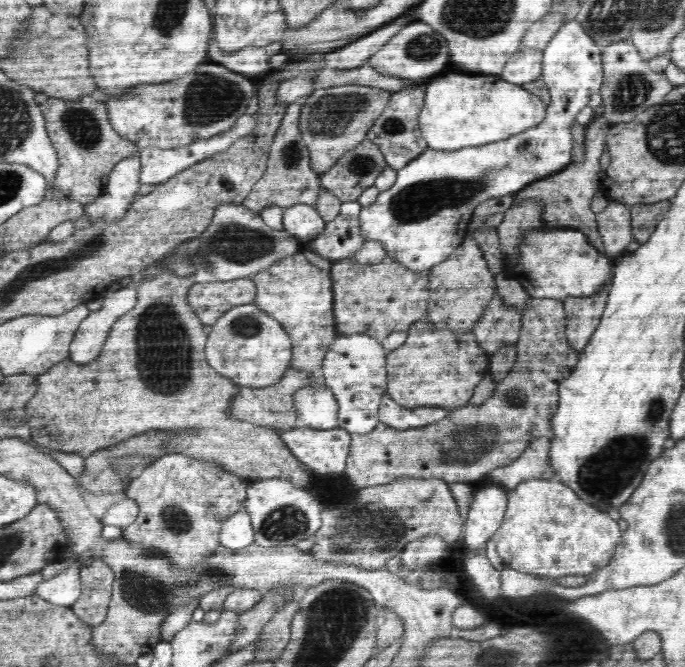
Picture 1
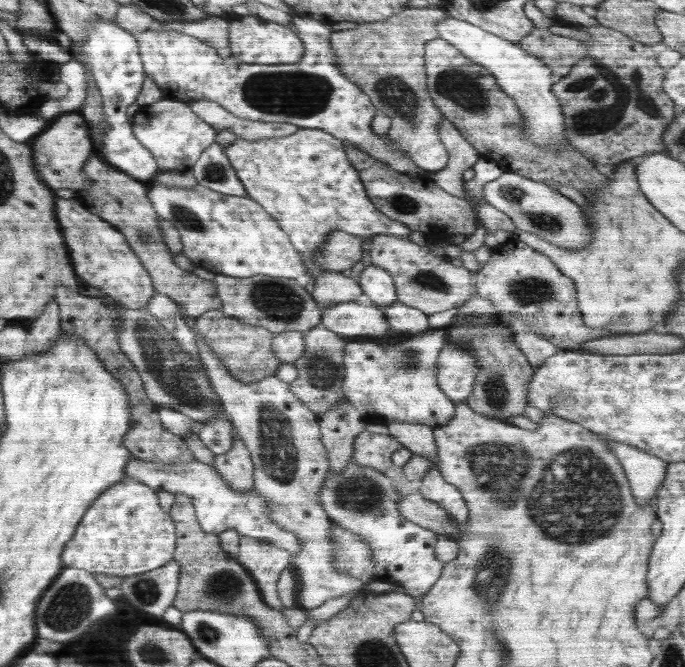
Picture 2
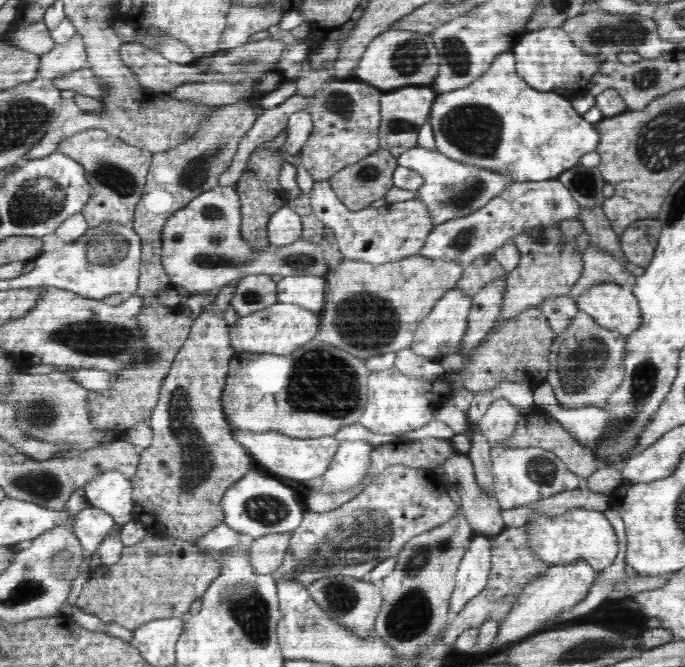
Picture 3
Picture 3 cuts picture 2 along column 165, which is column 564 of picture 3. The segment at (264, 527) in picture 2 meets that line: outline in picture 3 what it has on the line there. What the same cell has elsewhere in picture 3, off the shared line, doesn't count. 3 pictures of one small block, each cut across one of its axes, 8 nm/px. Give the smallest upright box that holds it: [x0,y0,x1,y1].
[491,447,579,510]

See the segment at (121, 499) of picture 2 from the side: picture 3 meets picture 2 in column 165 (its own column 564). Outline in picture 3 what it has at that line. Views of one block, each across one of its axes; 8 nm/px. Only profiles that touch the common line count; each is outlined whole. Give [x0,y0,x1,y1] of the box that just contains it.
[528,508,618,571]

